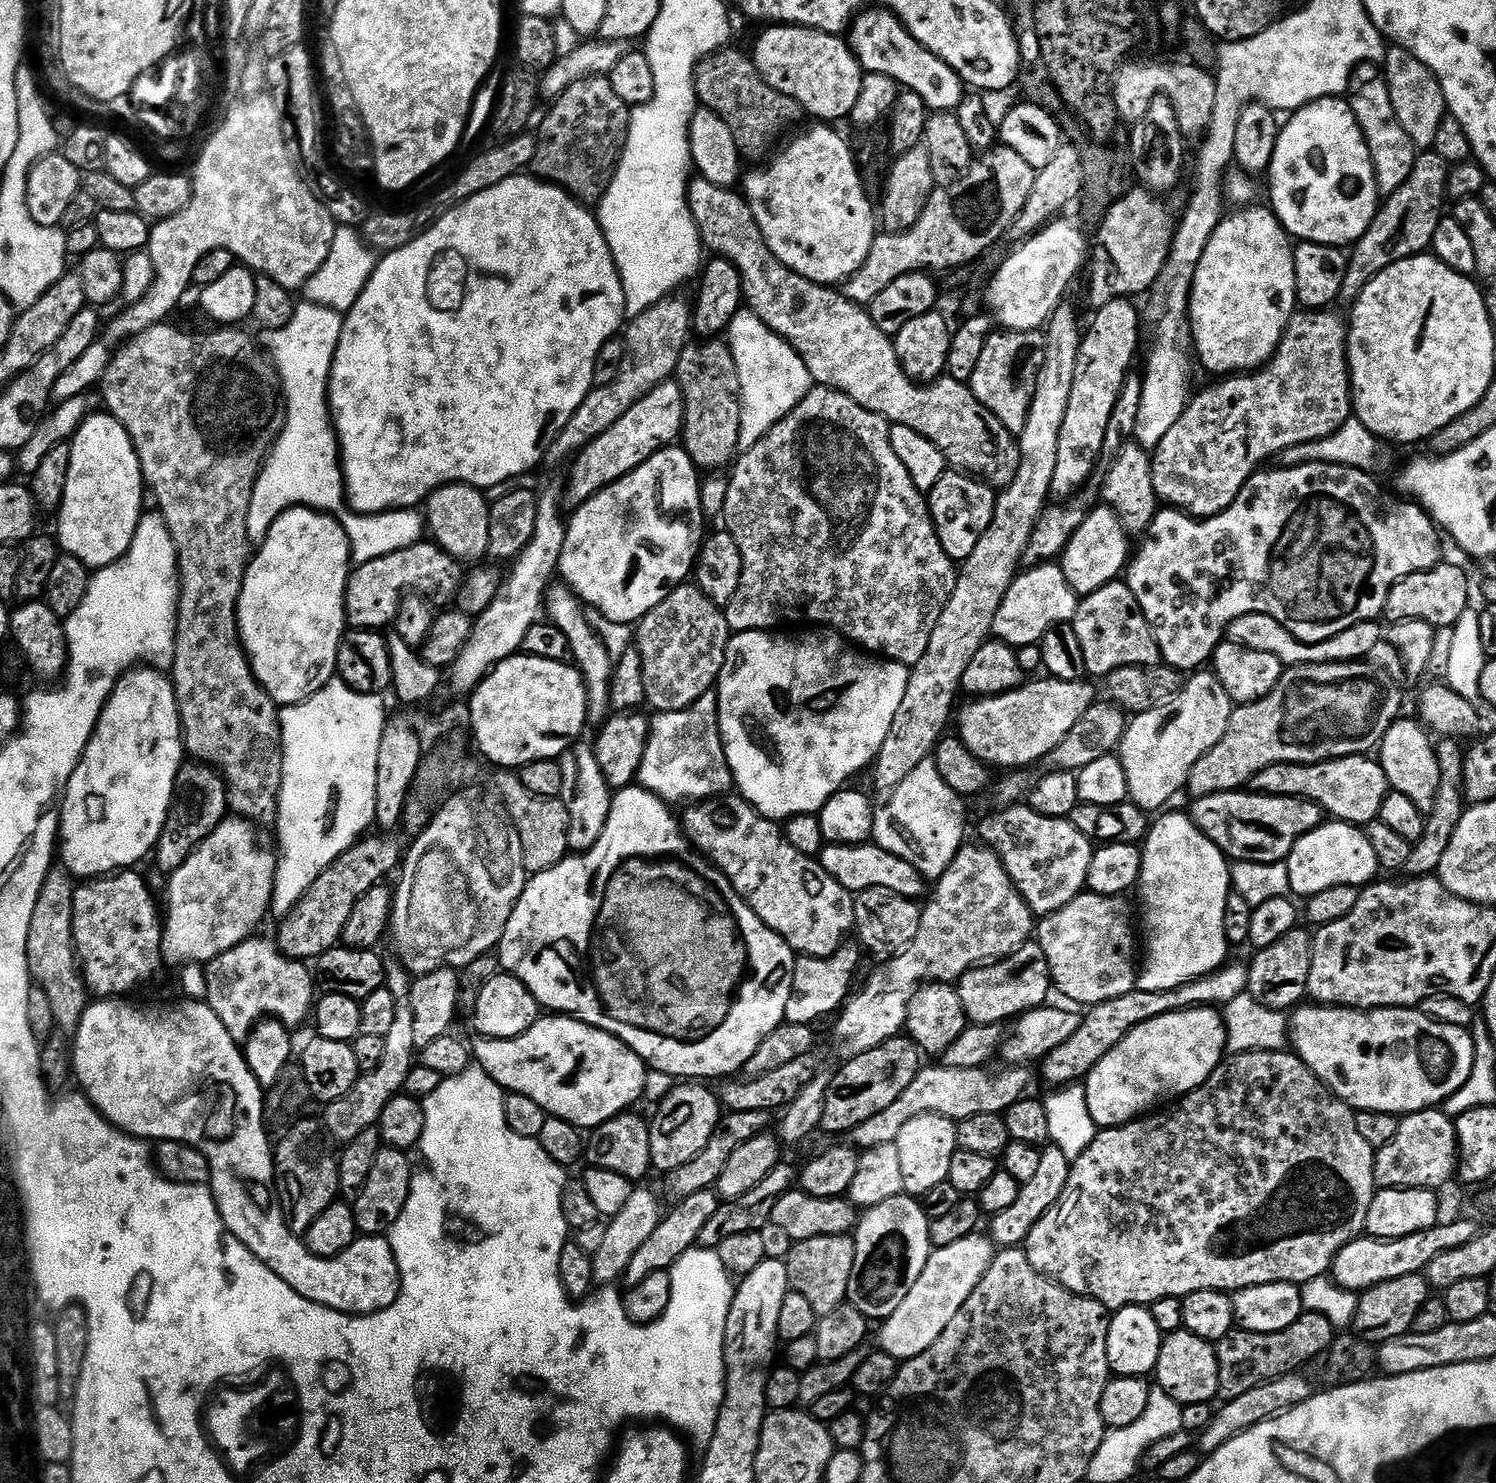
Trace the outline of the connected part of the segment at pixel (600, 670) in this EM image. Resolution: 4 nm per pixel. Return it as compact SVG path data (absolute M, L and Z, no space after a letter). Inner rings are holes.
M556 582L549 587L546 600L546 616L551 624L558 626L570 638L572 647L571 659L578 665L588 687L588 714L593 721L604 722L610 715L610 693L614 661L608 653L600 635L596 633L585 605L574 595L571 588L563 582ZM577 660L577 661L576 661Z

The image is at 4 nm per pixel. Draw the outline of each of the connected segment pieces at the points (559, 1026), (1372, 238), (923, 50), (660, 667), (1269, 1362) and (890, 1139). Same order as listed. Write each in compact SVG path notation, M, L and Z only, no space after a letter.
M544 1014L531 1030L509 1040L484 1041L474 1048L479 1067L487 1069L501 1088L517 1096L534 1098L549 1117L565 1120L581 1130L595 1130L610 1118L627 1112L650 1084L650 1068L633 1048L629 1048L619 1036L603 1027L567 1014Z
M1424 150L1417 155L1414 170L1410 170L1410 178L1406 178L1406 182L1402 182L1402 186L1398 186L1398 190L1377 207L1372 225L1351 249L1346 282L1342 282L1340 291L1341 301L1356 301L1360 291L1382 270L1386 270L1394 262L1419 256L1431 249L1434 230L1438 230L1438 222L1446 215L1444 202L1449 199L1447 194L1449 171L1450 165L1446 158L1442 158L1442 154Z
M869 6L861 11L852 21L850 47L865 73L886 74L888 78L894 78L901 89L918 94L918 98L922 98L922 102L926 102L926 106L932 112L956 112L966 99L966 85L958 73L945 60L938 58L926 46L918 43L896 13L889 12L887 8Z
M681 586L672 591L650 614L639 621L634 632L634 644L643 658L646 701L656 707L657 713L686 710L698 698L715 689L724 670L724 660L730 655L730 629L721 605L715 604L701 588Z
M1305 1311L1294 1326L1274 1334L1232 1331L1225 1340L1216 1344L1220 1362L1220 1396L1225 1401L1233 1400L1238 1398L1238 1394L1246 1394L1246 1390L1254 1390L1254 1386L1262 1386L1288 1372L1311 1365L1332 1345L1337 1335L1337 1329L1323 1314L1309 1311Z
M943 1064L923 1067L915 1076L914 1082L891 1103L886 1110L860 1123L848 1134L849 1143L860 1150L877 1148L880 1145L897 1143L902 1129L908 1122L926 1113L938 1113L957 1122L972 1118L977 1114L1004 1114L1008 1109L1025 1099L1028 1083L1032 1076L1024 1066L1006 1066L1004 1070L990 1072L986 1068L958 1068Z

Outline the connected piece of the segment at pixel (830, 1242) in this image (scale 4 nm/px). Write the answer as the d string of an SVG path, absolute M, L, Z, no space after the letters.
M851 1235L819 1236L795 1243L786 1258L788 1273L792 1279L791 1291L803 1294L814 1306L819 1317L840 1308L849 1299L848 1287L853 1287L858 1272L856 1241Z

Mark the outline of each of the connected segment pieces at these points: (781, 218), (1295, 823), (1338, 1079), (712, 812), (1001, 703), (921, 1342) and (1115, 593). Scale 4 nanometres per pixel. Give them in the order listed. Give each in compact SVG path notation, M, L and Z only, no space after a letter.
M816 126L805 136L796 136L773 164L756 168L742 180L742 195L770 246L791 272L815 284L840 286L863 266L878 235L878 212L872 209L868 189L856 166L851 143L847 144L832 126Z
M1237 790L1198 796L1191 801L1190 815L1192 820L1224 851L1224 855L1233 861L1262 862L1263 864L1278 864L1287 861L1294 850L1298 838L1302 838L1310 830L1314 830L1322 822L1322 809L1312 800L1299 800L1297 796L1265 796L1262 792L1251 790Z
M1315 1002L1305 1003L1303 1006L1297 1007L1295 1011L1291 1013L1290 1016L1290 1044L1294 1049L1297 1056L1299 1056L1300 1061L1304 1063L1306 1067L1311 1070L1319 1080L1322 1081L1325 1086L1332 1091L1333 1094L1339 1096L1341 1100L1347 1100L1348 1104L1355 1110L1356 1112L1385 1112L1386 1114L1394 1114L1398 1117L1405 1117L1409 1112L1421 1112L1422 1110L1426 1110L1427 1108L1434 1108L1440 1105L1443 1105L1443 1100L1448 1100L1452 1095L1455 1094L1456 1091L1459 1090L1460 1087L1463 1086L1464 1083L1467 1082L1468 1079L1472 1076L1472 1067L1476 1064L1476 1044L1472 1041L1471 1031L1468 1028L1459 1028L1456 1025L1444 1024L1442 1021L1434 1020L1428 1017L1423 1012L1417 1010L1416 1008L1369 1008L1367 1010L1363 1008L1333 1008L1331 1006L1325 1006L1322 1004L1317 1004Z
M739 794L709 798L685 808L688 809L685 810L684 816L682 812L683 827L691 833L695 843L724 869L726 875L732 879L732 885L756 911L758 918L762 918L762 922L770 926L770 930L777 932L793 950L805 956L829 956L844 947L851 937L848 935L853 935L856 927L856 902L853 893L844 889L820 865L819 859L797 850L777 821L768 820L760 815L758 809L753 808Z
M1043 678L1044 680L1036 680L1033 682L1026 682L1021 688L1015 688L1009 692L1003 692L997 696L981 696L979 698L969 699L968 705L964 709L961 707L958 712L958 720L960 716L960 729L958 729L958 735L964 744L970 749L970 751L983 760L990 766L997 766L1004 768L1002 770L1024 770L1035 762L1043 761L1045 756L1050 754L1050 750L1054 750L1054 746L1058 746L1058 742L1062 742L1062 738L1066 738L1066 734L1070 734L1070 730L1074 730L1074 726L1078 726L1078 718L1082 718L1082 714L1086 714L1086 710L1090 710L1090 706L1097 703L1098 696L1096 696L1096 688L1087 679L1083 680L1058 680L1055 678Z
M984 1234L967 1236L962 1238L962 1242L936 1248L926 1270L922 1270L922 1278L918 1278L914 1290L910 1290L910 1298L906 1298L906 1302L902 1302L902 1306L898 1306L898 1310L879 1325L879 1351L890 1354L898 1362L907 1362L930 1350L934 1342L942 1338L950 1322L954 1322L962 1306L966 1306L997 1255L997 1245Z
M1117 578L1083 597L1070 623L1086 653L1089 677L1106 678L1114 670L1122 670L1126 666L1154 666L1161 663L1160 647L1152 628L1142 614L1142 606L1138 606L1138 598L1134 598L1130 586L1123 579Z

